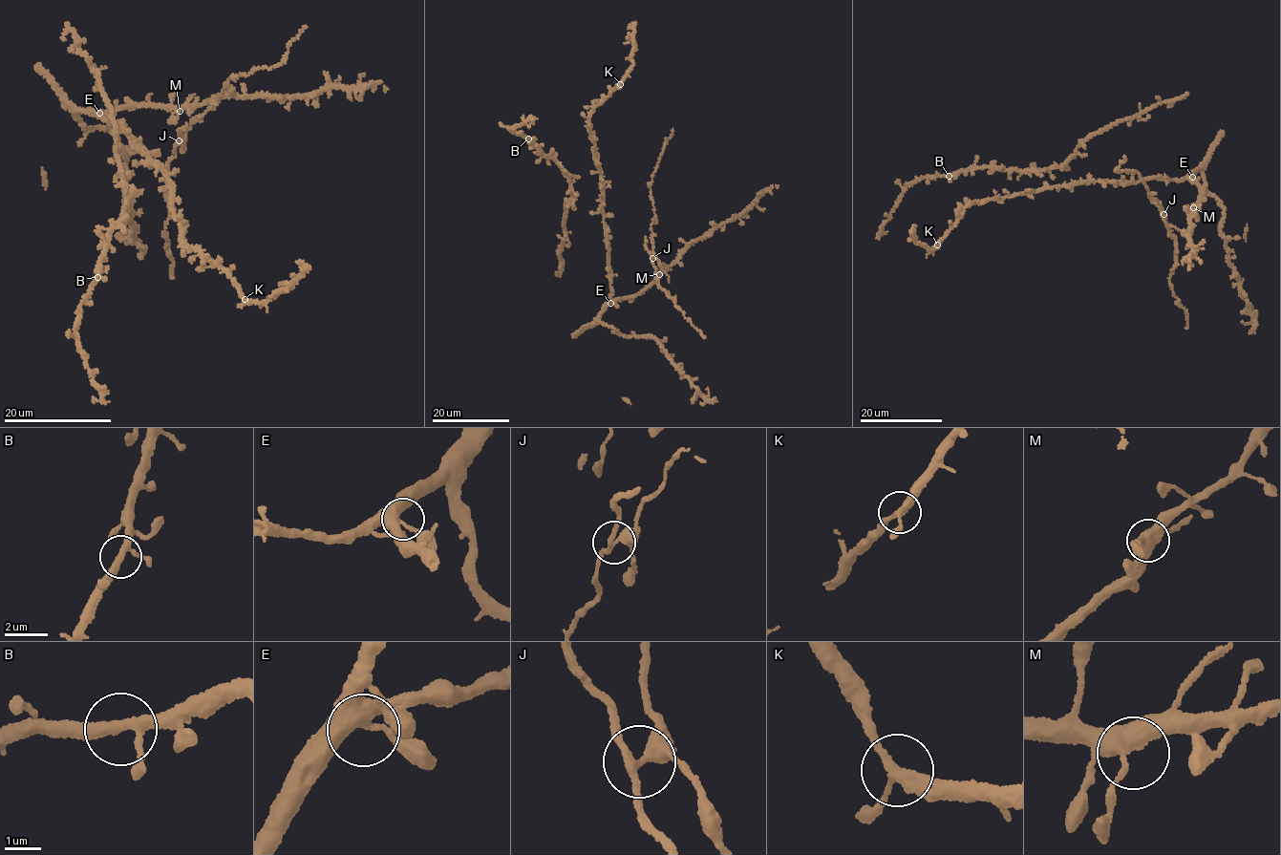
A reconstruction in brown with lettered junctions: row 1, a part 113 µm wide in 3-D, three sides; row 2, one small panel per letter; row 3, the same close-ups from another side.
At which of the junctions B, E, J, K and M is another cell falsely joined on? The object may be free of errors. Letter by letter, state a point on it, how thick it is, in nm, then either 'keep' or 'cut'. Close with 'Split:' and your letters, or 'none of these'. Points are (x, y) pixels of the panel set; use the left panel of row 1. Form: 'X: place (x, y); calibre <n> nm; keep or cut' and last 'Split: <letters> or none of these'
B: place (97, 277); calibre 260 nm; keep
E: place (99, 113); calibre 400 nm; keep
J: place (179, 140); calibre 280 nm; cut
K: place (245, 299); calibre 280 nm; keep
M: place (180, 111); calibre 420 nm; keep
Split: J

